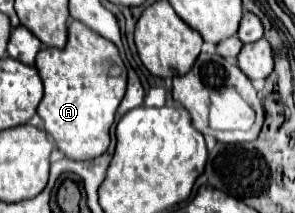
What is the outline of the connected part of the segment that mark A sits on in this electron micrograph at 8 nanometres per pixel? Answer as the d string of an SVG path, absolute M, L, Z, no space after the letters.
M73 20L65 48L41 48L35 66L45 84L45 94L37 108L45 124L43 130L71 160L101 156L109 146L109 128L127 84L127 72L117 46L89 30L83 22Z

